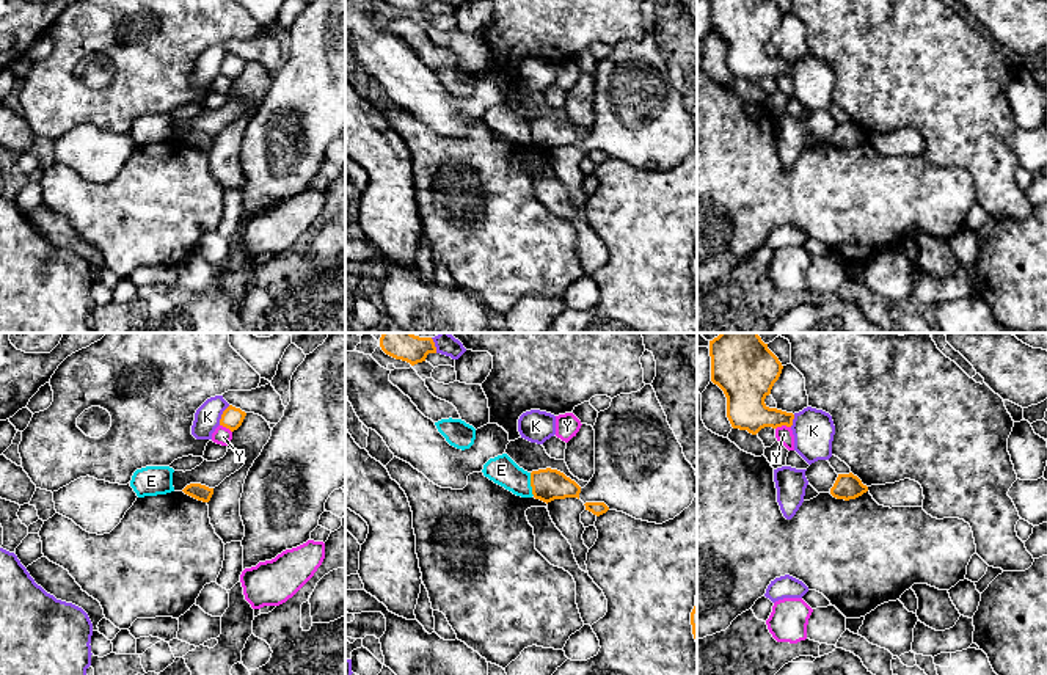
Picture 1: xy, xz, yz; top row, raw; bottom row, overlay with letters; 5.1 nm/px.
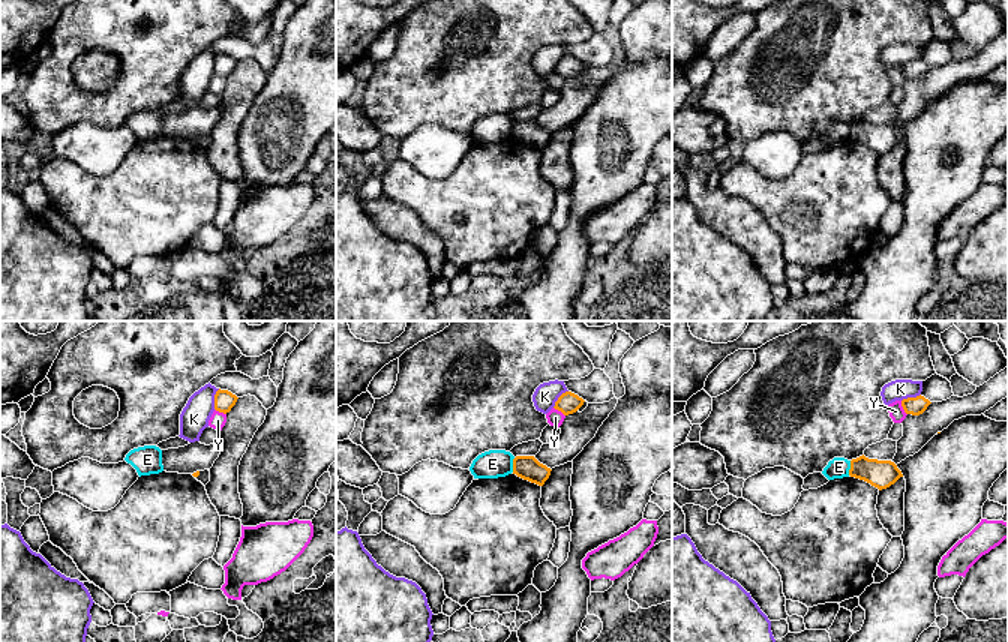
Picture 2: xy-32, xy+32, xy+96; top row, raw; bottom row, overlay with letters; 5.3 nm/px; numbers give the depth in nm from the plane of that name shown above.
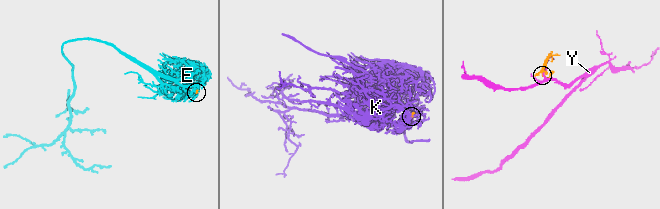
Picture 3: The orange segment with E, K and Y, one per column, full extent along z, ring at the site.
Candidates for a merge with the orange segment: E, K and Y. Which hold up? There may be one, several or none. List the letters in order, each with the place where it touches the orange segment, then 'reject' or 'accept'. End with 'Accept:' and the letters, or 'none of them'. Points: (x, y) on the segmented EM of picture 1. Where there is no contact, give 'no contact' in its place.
E: xz (531, 484) | reject
K: xy (222, 415) | reject
Y: yz (782, 424) | reject
Accept: none of them

